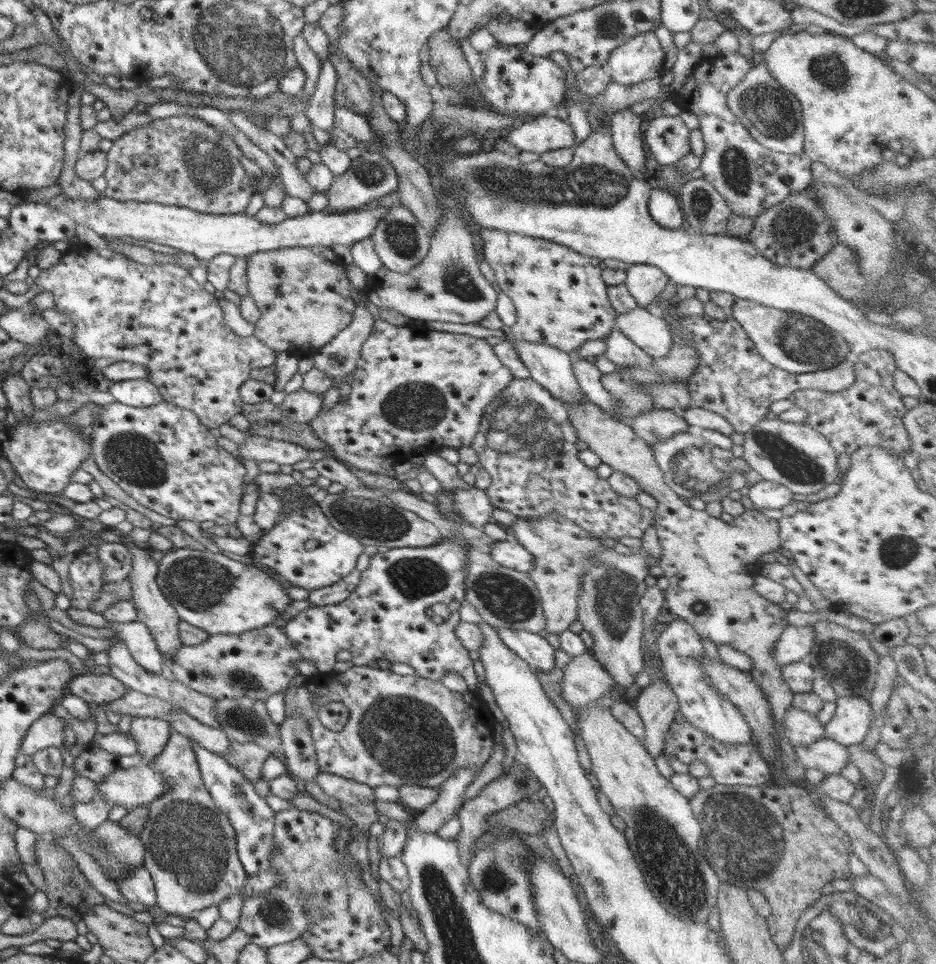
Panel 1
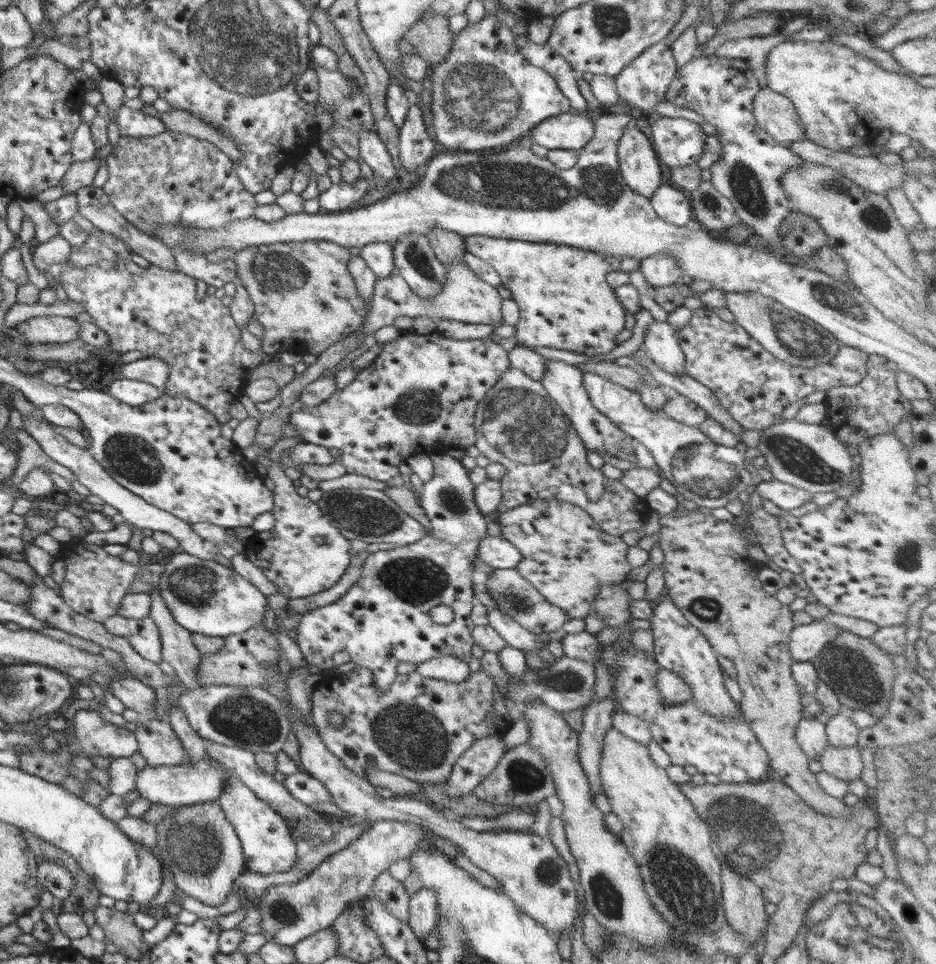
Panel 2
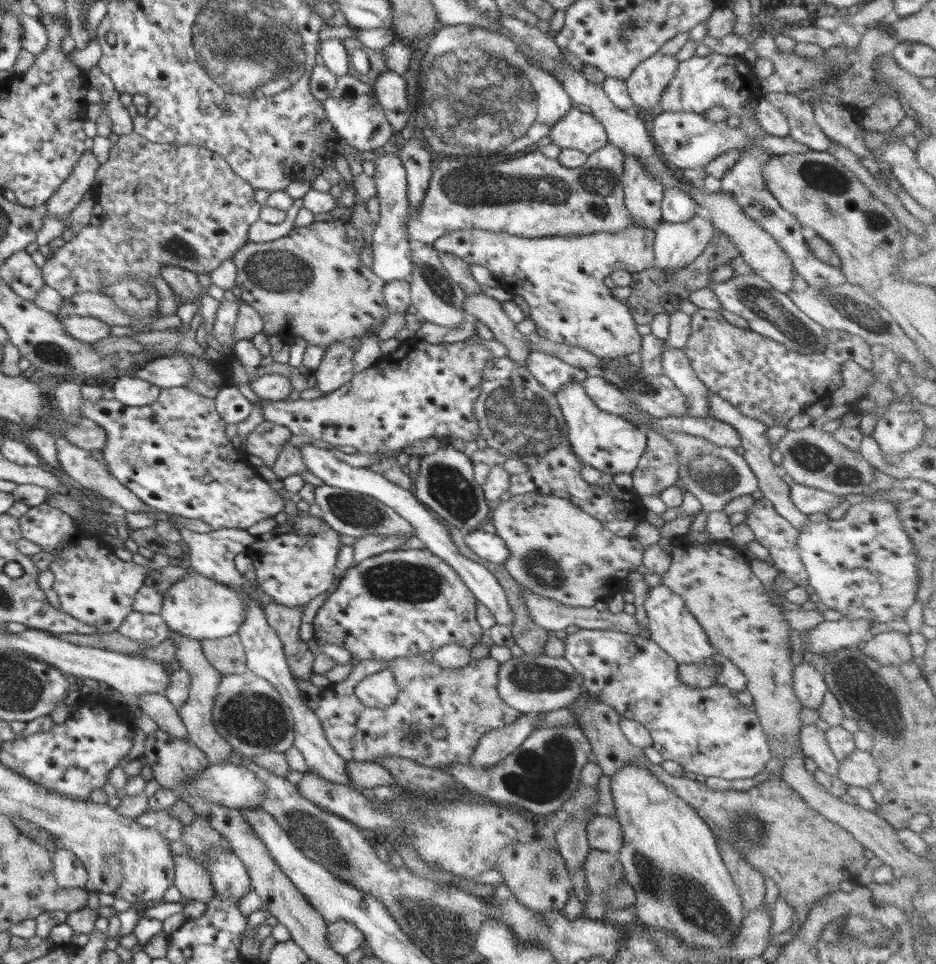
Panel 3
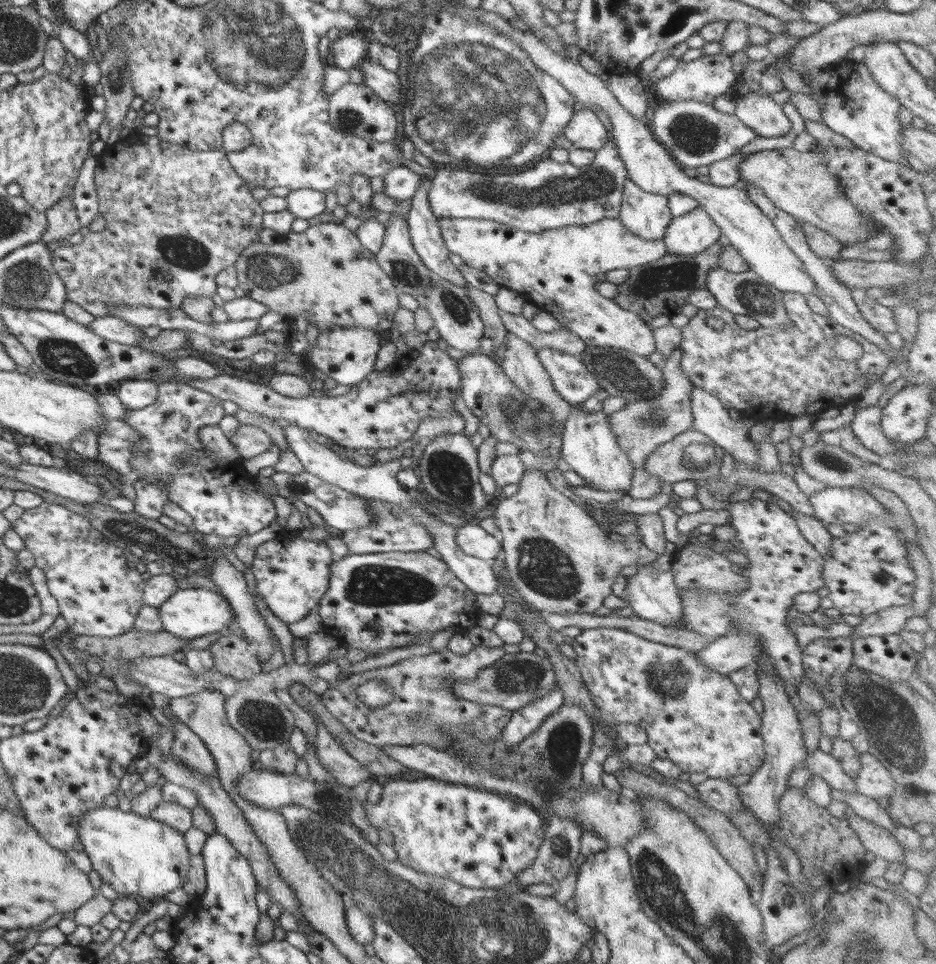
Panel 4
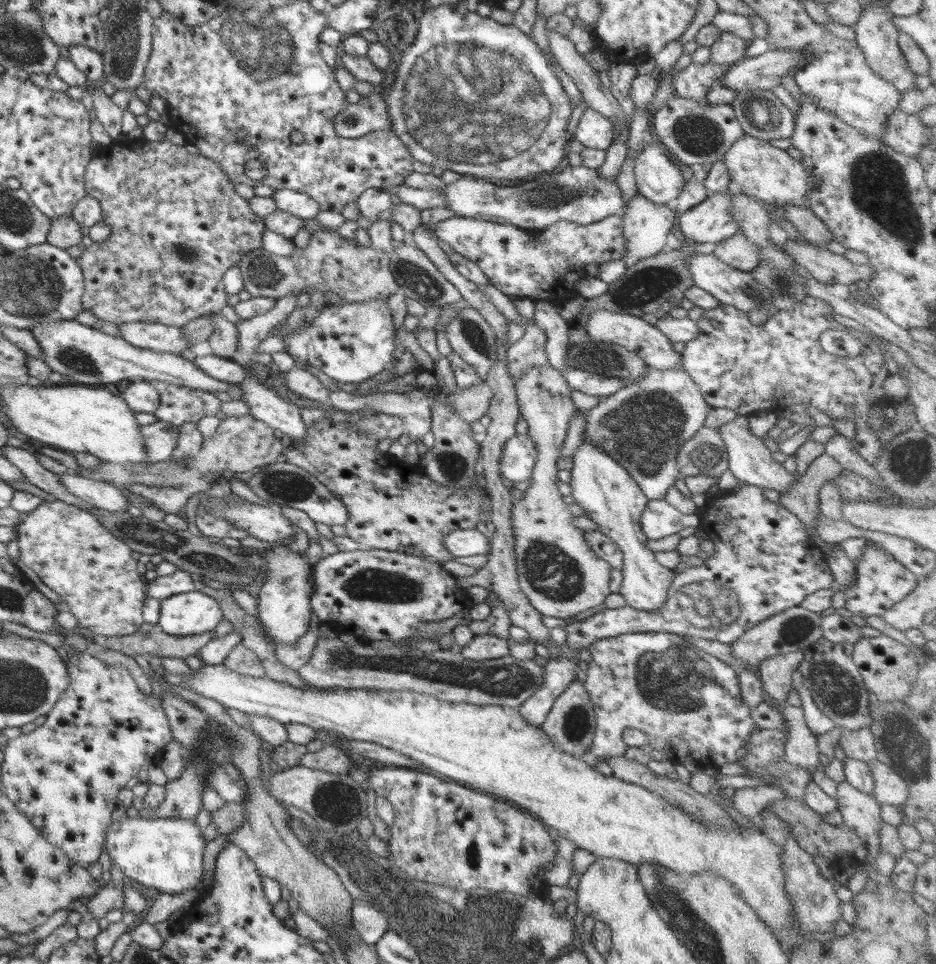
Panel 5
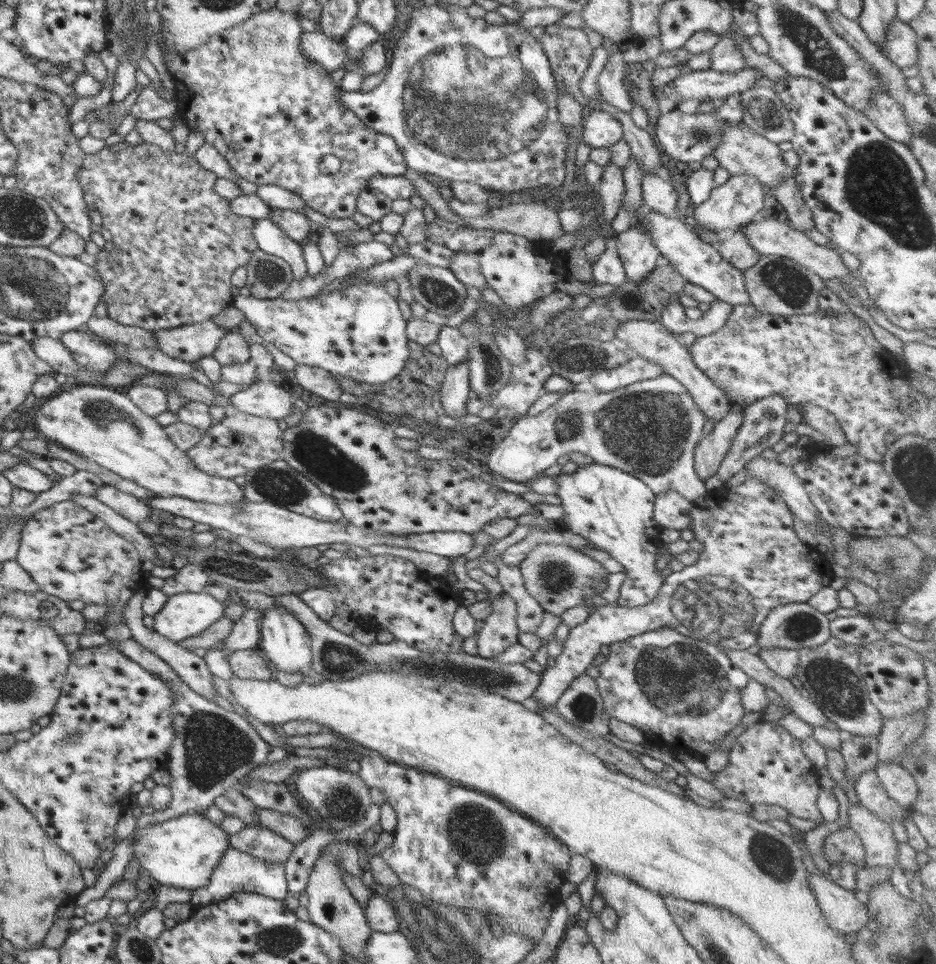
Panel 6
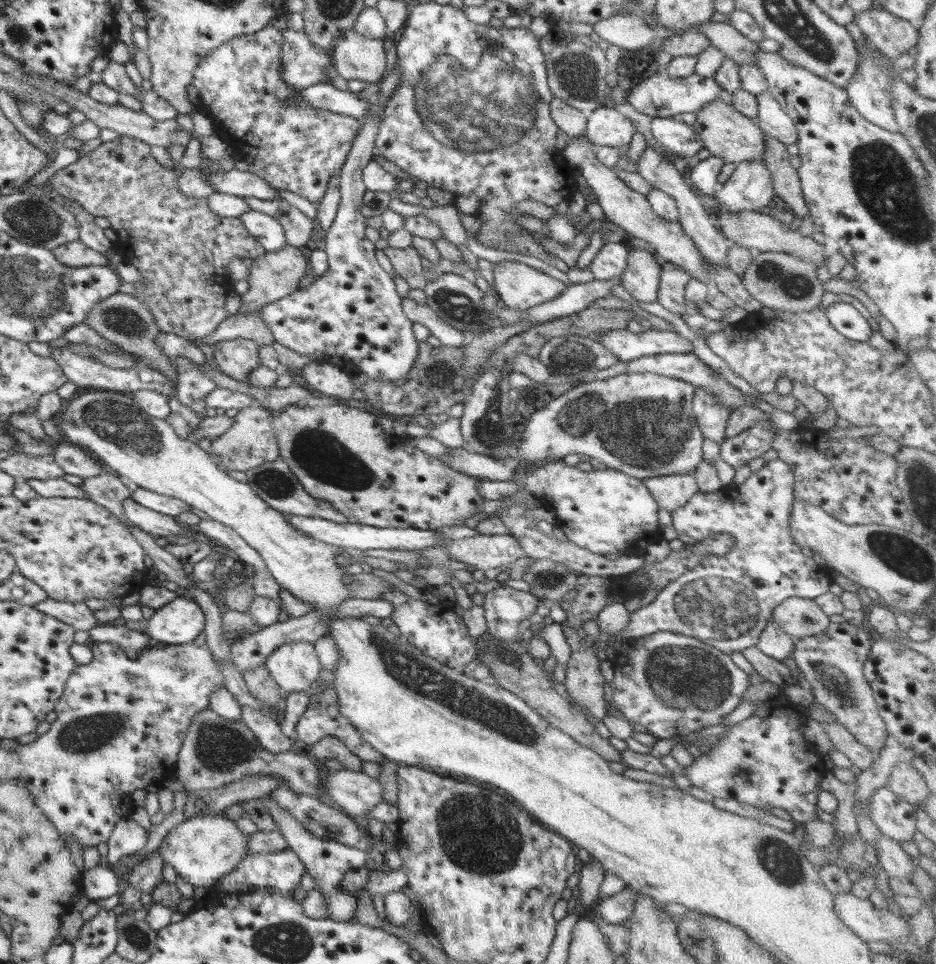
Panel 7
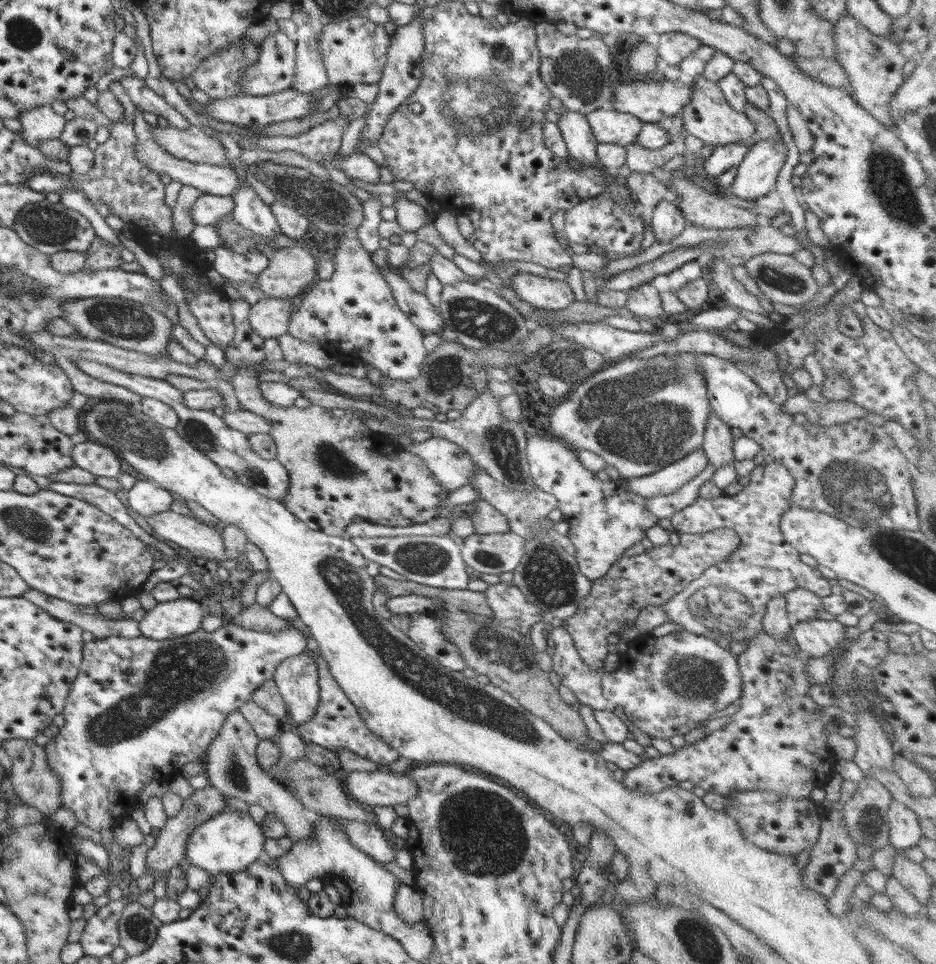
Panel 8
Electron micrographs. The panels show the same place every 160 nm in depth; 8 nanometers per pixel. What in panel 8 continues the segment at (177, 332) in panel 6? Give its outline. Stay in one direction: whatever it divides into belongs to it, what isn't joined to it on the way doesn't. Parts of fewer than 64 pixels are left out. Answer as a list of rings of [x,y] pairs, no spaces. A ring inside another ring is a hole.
[[[261,296],[257,303],[251,305],[249,325],[263,339],[276,339],[287,333],[288,319],[295,303],[293,298]]]

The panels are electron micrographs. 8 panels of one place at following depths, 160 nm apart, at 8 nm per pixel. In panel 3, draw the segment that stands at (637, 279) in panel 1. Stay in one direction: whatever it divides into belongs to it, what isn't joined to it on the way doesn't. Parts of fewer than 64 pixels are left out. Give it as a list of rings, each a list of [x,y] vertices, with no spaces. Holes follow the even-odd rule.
[[[695,214],[683,223],[662,220],[654,232],[652,252],[656,267],[666,271],[694,262],[704,252],[717,230],[711,221]]]

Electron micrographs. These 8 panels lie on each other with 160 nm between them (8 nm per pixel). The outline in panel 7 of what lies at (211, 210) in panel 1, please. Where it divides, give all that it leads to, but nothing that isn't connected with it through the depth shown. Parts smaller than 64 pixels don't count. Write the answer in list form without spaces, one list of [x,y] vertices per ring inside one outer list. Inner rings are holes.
[[[120,135],[117,139],[104,142],[88,154],[62,168],[49,180],[51,190],[60,196],[71,198],[81,204],[93,217],[105,216],[110,228],[118,236],[128,250],[128,260],[142,275],[142,283],[134,283],[134,295],[142,301],[155,316],[156,324],[161,332],[154,341],[168,358],[183,356],[199,365],[205,365],[205,356],[200,347],[190,340],[206,338],[215,332],[218,325],[229,316],[224,303],[232,289],[232,278],[229,276],[227,264],[234,257],[254,260],[266,253],[241,223],[240,217],[224,217],[214,214],[207,205],[206,198],[190,198],[181,193],[177,185],[178,176],[174,169],[166,169],[160,165],[150,153],[150,145],[141,140]],[[148,236],[148,238],[146,238]],[[152,250],[156,254],[152,254]],[[162,252],[162,254],[160,254]],[[172,252],[172,254],[170,254]],[[152,258],[152,260],[150,260]],[[172,260],[172,266],[160,264]],[[176,268],[176,270],[158,270]]]

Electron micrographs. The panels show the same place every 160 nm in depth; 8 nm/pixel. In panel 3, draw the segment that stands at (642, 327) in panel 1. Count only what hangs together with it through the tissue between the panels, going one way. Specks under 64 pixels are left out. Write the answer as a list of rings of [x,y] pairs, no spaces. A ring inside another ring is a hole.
[[[663,341],[663,369],[686,397],[687,414],[694,418],[711,418],[709,415],[707,386],[696,376],[683,349],[672,348]]]

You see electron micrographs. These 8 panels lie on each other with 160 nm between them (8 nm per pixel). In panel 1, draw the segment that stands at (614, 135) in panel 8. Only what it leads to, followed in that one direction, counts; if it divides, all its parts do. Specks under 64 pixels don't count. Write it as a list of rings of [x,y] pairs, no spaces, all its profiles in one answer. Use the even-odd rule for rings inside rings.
[[[547,114],[514,126],[506,139],[512,146],[537,155],[549,150],[572,148],[575,134],[568,121]]]

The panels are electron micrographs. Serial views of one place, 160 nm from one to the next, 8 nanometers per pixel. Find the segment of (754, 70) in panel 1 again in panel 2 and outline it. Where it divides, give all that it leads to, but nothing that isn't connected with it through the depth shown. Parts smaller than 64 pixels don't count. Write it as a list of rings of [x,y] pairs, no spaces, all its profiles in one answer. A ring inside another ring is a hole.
[[[764,86],[752,101],[752,116],[774,140],[788,146],[806,138],[804,124],[800,121],[794,104],[783,95]]]

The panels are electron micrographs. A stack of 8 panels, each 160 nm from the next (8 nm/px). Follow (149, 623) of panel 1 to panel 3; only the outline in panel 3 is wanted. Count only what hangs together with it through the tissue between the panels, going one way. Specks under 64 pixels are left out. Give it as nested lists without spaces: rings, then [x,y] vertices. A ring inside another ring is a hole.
[[[172,630],[170,638],[176,645],[177,651],[174,660],[178,660],[180,669],[188,671],[190,675],[189,695],[186,702],[177,712],[188,732],[189,739],[207,756],[209,764],[226,764],[234,760],[237,756],[233,748],[214,730],[212,726],[212,709],[218,694],[218,685],[222,675],[216,670],[204,656],[201,641],[188,638],[179,632]]]

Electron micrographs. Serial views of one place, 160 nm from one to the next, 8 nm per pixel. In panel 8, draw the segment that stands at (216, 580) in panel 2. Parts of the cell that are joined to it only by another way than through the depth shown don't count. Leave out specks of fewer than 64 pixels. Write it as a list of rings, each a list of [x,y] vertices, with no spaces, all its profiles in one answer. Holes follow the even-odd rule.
[[[184,597],[159,602],[145,612],[139,621],[142,636],[154,640],[166,640],[192,634],[201,628],[206,609],[200,602]]]

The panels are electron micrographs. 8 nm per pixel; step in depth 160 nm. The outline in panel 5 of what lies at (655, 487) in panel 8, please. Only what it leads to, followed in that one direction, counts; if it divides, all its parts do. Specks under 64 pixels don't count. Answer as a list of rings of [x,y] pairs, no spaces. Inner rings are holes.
[[[665,499],[649,501],[638,522],[642,526],[642,532],[650,540],[658,540],[683,529],[698,528],[701,525],[700,518],[695,513],[682,514]]]

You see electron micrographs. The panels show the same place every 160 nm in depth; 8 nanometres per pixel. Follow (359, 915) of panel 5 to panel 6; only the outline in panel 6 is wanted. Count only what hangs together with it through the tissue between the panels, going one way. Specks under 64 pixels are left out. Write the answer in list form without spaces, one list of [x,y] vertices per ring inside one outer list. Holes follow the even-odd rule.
[[[372,894],[364,912],[372,932],[388,934],[398,931],[397,912],[384,896]]]

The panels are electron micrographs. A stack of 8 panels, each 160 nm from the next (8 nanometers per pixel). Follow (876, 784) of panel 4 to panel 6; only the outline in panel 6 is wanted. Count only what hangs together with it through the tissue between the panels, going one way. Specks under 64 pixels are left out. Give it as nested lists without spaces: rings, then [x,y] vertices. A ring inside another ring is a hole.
[[[891,759],[879,761],[874,772],[886,794],[900,806],[910,810],[919,793],[914,777],[899,762]]]

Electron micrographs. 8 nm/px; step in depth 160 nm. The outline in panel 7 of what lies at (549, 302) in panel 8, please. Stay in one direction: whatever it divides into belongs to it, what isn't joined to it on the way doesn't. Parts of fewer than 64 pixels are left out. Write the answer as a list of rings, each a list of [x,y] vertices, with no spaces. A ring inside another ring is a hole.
[[[499,261],[493,264],[493,273],[497,296],[515,312],[554,300],[565,287],[562,281],[523,262]]]

